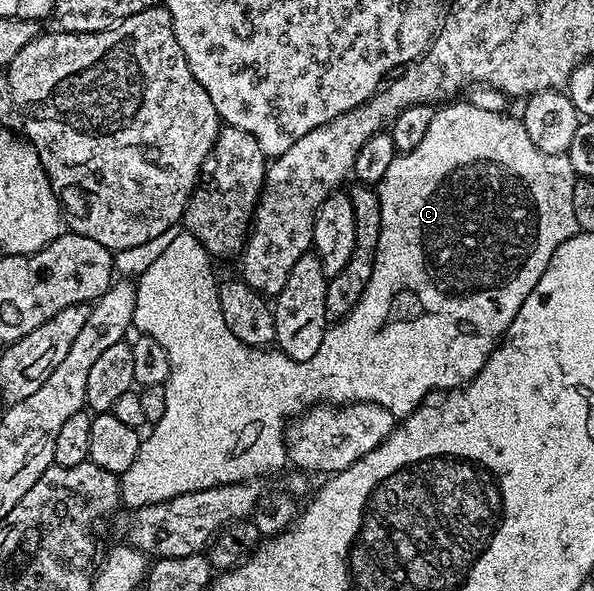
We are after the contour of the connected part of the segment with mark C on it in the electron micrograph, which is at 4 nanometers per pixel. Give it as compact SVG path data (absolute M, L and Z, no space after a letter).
M467 101L449 102L436 111L434 121L430 121L430 129L426 137L422 137L422 142L414 145L414 149L397 154L390 169L386 169L386 177L382 177L378 184L382 205L382 233L378 237L374 273L370 273L370 281L358 305L354 305L354 309L345 319L339 320L335 326L325 331L322 345L318 345L318 353L314 353L310 361L294 363L289 355L262 347L247 347L245 343L238 341L238 337L230 333L226 321L222 321L218 279L212 276L213 256L208 254L198 237L186 230L177 230L167 240L169 243L149 261L148 268L141 273L140 279L135 280L136 304L132 327L139 334L154 337L154 341L158 341L158 345L166 349L170 357L170 377L166 384L166 413L162 413L162 421L158 421L149 430L152 431L149 435L145 434L141 438L134 465L130 465L130 469L126 469L118 477L120 498L125 504L129 503L129 508L164 503L182 493L194 493L202 489L221 487L227 483L256 481L261 478L259 475L268 475L271 471L278 470L280 466L285 465L288 458L285 443L286 421L299 416L315 404L347 405L370 402L384 406L394 416L406 417L433 393L443 393L471 383L482 369L482 365L486 365L497 343L507 335L508 327L514 321L518 309L522 309L522 301L530 297L530 289L534 289L534 285L538 285L538 277L546 273L546 265L550 265L550 257L558 249L558 245L562 245L562 241L566 241L578 231L574 221L574 185L578 178L574 165L570 165L567 154L542 153L542 149L538 149L538 145L530 141L530 133L526 133L524 122L517 116L515 119L508 114L486 112L485 109L478 109Z

